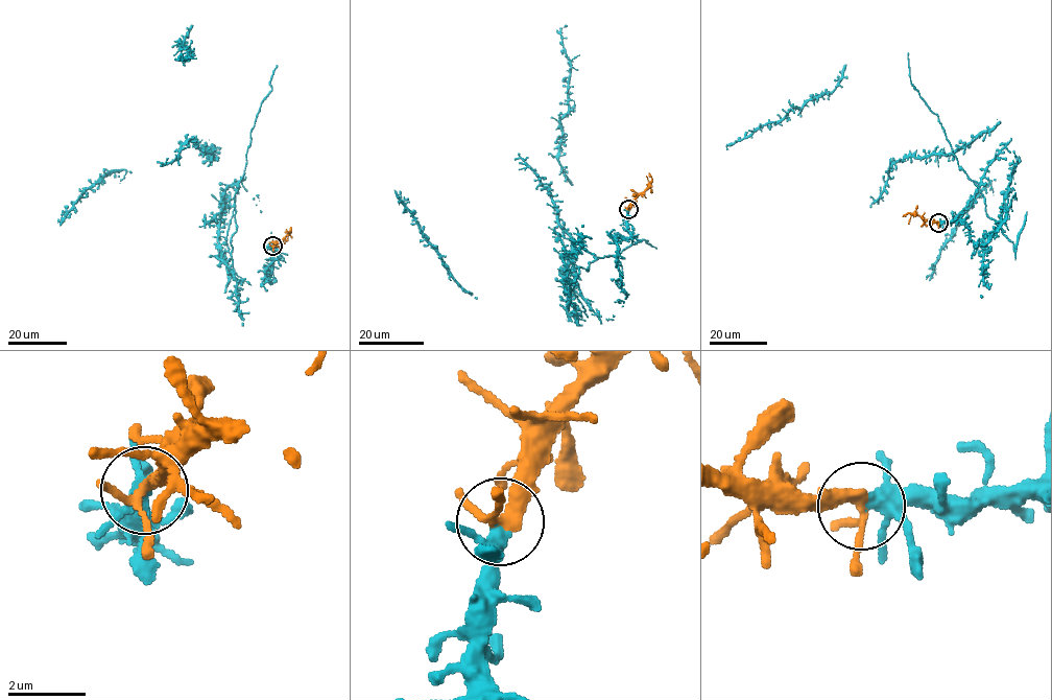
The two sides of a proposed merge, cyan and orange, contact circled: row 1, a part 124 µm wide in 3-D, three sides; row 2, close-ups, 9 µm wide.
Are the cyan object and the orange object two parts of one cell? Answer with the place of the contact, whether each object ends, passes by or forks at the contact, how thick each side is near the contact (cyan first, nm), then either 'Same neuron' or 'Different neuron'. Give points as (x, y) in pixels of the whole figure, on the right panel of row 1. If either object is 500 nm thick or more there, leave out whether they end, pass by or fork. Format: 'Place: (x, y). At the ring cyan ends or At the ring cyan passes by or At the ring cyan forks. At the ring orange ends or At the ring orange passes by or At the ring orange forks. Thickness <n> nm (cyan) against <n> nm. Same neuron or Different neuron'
Place: (938, 223). At the ring cyan forks. At the ring orange forks. Thickness 280 nm (cyan) against 240 nm. Same neuron

